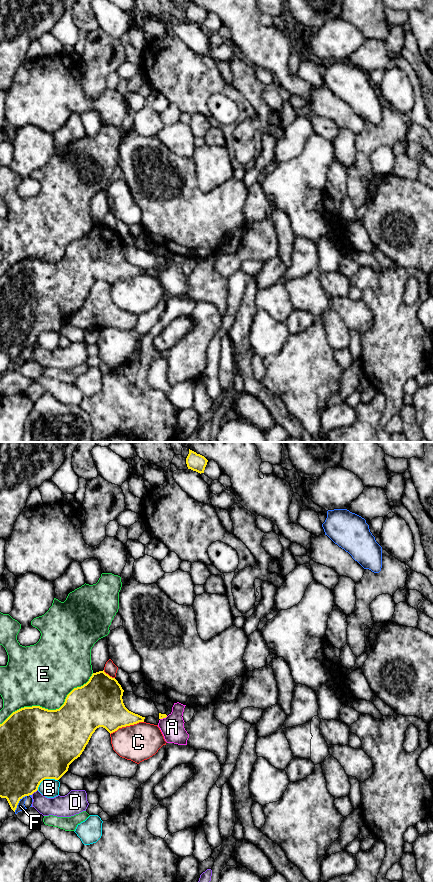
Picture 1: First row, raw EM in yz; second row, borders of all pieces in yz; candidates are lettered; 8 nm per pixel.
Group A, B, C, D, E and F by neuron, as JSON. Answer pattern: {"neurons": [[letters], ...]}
{"neurons": [["A"], ["B"], ["C"], ["D"], ["E"], ["F"]]}

